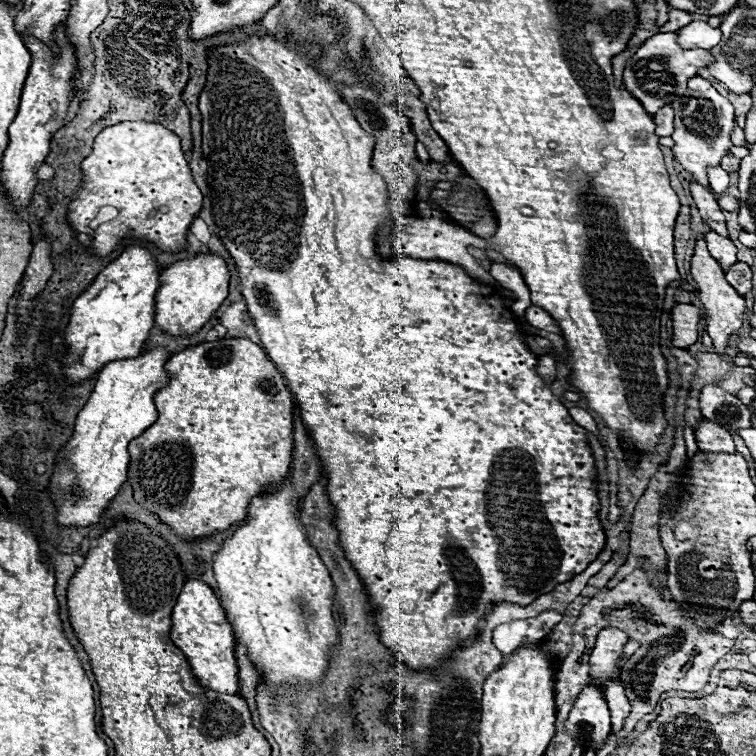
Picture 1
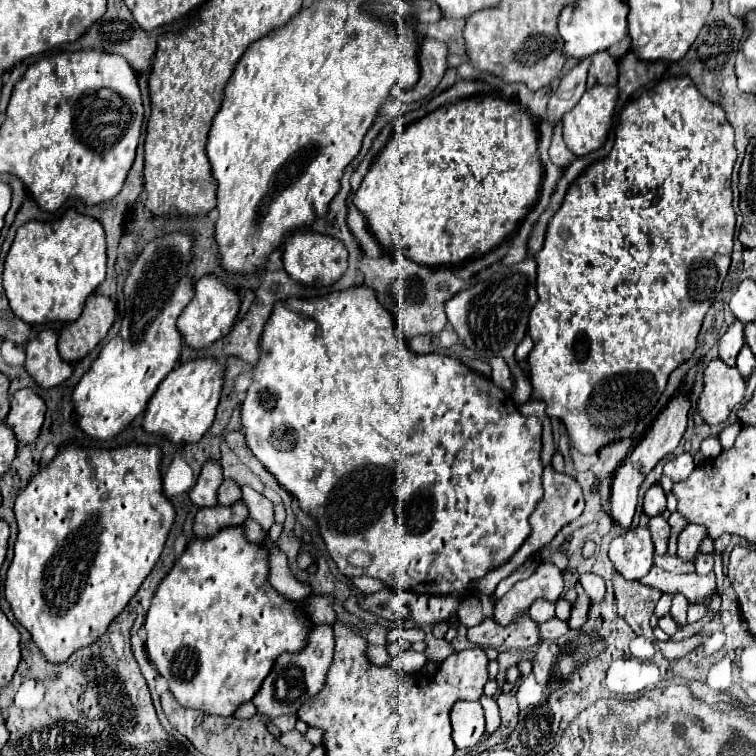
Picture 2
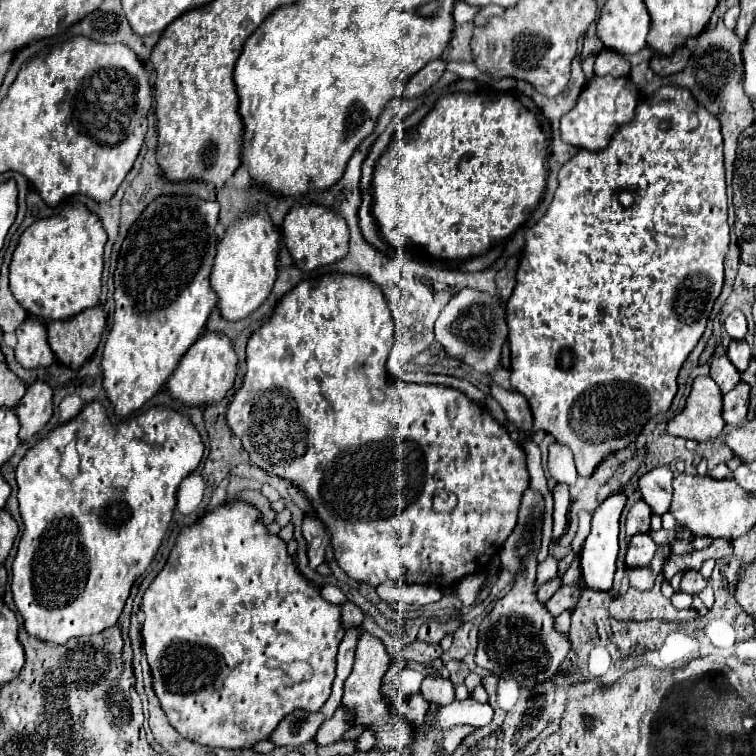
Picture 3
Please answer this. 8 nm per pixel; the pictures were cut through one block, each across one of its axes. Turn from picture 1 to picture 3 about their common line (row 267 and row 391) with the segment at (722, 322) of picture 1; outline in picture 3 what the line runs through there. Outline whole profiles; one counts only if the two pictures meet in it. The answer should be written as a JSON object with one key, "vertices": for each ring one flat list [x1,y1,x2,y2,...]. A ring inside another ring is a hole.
{"vertices":[[698,376,692,384,692,392,686,400,686,408,668,422,668,434,696,440,712,442,720,436,724,420,720,418,722,394,710,376]]}

